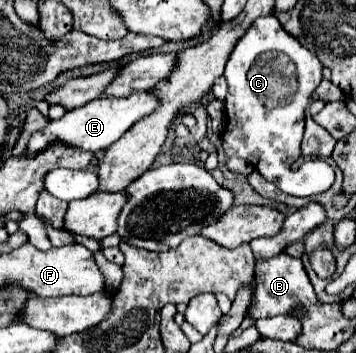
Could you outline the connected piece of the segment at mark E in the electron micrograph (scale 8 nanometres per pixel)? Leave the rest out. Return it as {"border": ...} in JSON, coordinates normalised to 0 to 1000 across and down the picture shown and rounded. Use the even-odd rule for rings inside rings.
{"border":[[[416,258],[371,263],[371,275],[354,275],[354,280],[264,280],[242,297],[230,297],[225,309],[185,314],[185,326],[174,337],[135,343],[129,360],[90,377],[67,439],[73,445],[101,439],[152,405],[208,416],[219,428],[270,433],[281,422],[298,422],[303,411],[315,411],[315,399],[331,399],[331,388],[348,371],[360,371],[376,354],[376,343],[388,343],[393,331],[410,331],[416,320],[427,320],[427,309],[438,309],[438,280]]]}

